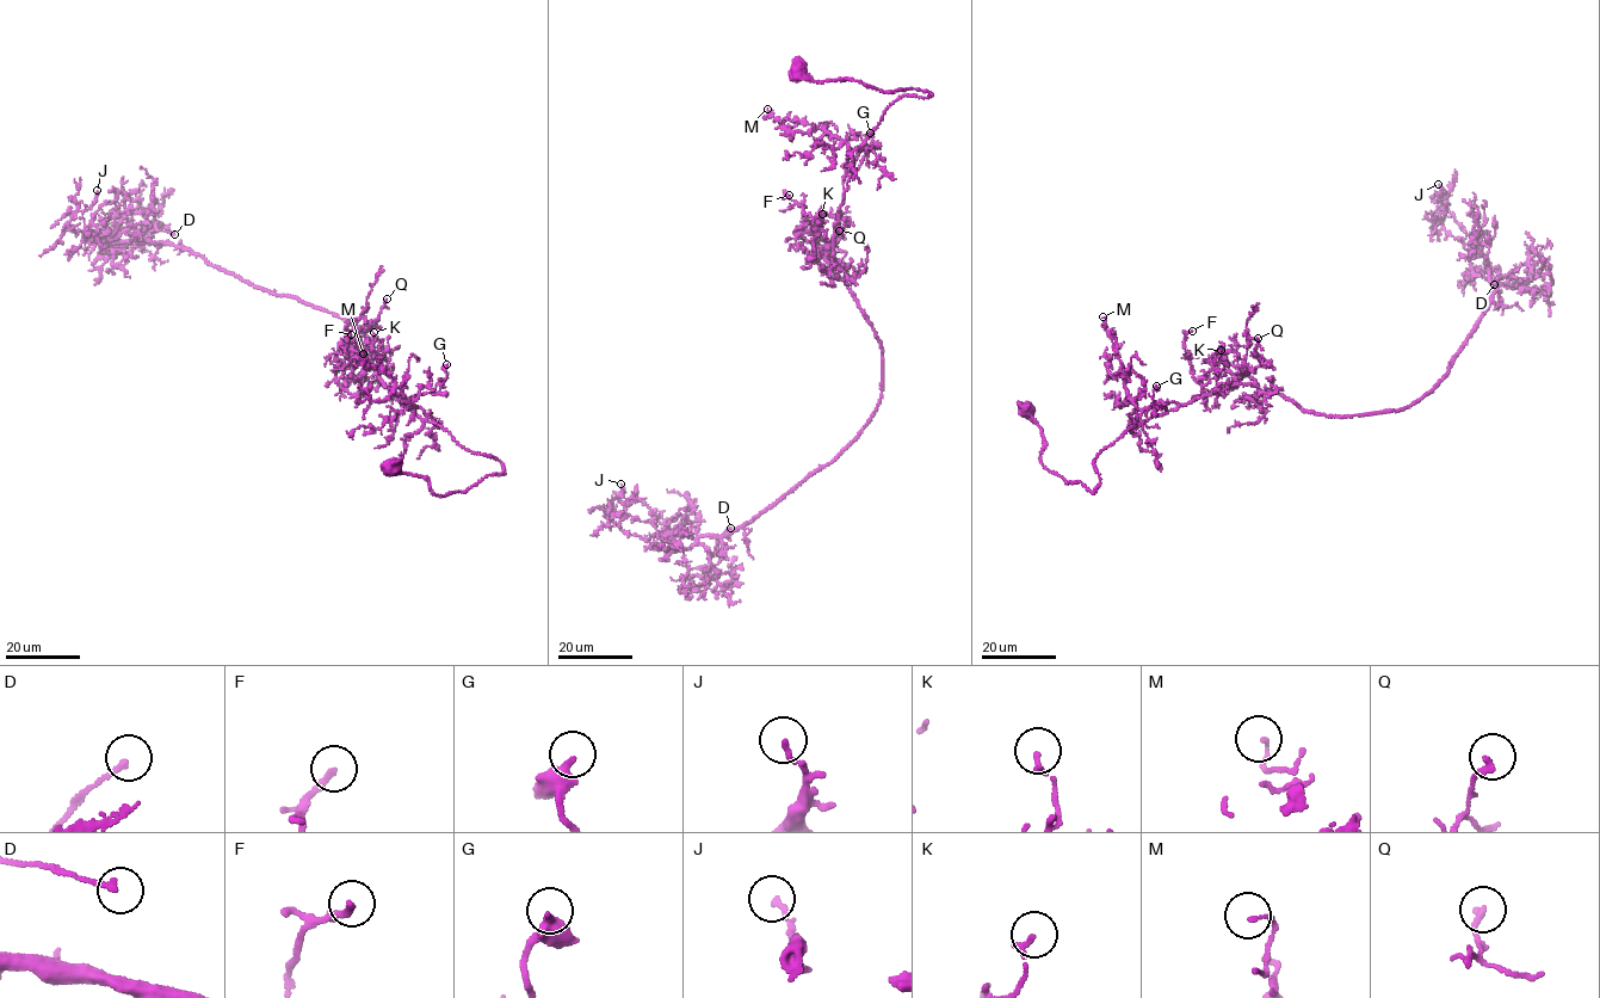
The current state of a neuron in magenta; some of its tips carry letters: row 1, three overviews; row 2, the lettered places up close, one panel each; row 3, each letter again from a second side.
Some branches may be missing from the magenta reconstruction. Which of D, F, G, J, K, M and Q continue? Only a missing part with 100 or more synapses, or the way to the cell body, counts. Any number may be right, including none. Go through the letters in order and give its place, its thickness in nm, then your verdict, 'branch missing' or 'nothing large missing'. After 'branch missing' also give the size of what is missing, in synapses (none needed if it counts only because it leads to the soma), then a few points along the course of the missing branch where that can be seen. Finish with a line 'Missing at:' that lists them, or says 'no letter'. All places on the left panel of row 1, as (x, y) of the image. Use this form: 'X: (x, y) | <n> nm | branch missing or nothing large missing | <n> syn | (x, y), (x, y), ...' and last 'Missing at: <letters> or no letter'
D: (174, 234) | 190 nm | nothing large missing
F: (351, 334) | 200 nm | nothing large missing
G: (446, 364) | 360 nm | nothing large missing
J: (97, 190) | 160 nm | nothing large missing
K: (374, 332) | 180 nm | nothing large missing
M: (363, 353) | 130 nm | nothing large missing
Q: (387, 299) | 200 nm | nothing large missing
Missing at: no letter

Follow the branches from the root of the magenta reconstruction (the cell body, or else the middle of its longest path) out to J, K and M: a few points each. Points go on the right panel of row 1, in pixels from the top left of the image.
J: (1027, 411), (1042, 464), (1092, 491), (1105, 448), (1217, 388), (1327, 416), (1413, 405), (1494, 290), (1438, 184)
K: (1027, 411), (1042, 431), (1042, 464), (1092, 491), (1105, 448), (1218, 387), (1221, 350)
M: (1027, 411), (1042, 431), (1042, 464), (1092, 491), (1103, 449), (1177, 408), (1136, 406), (1103, 316)

